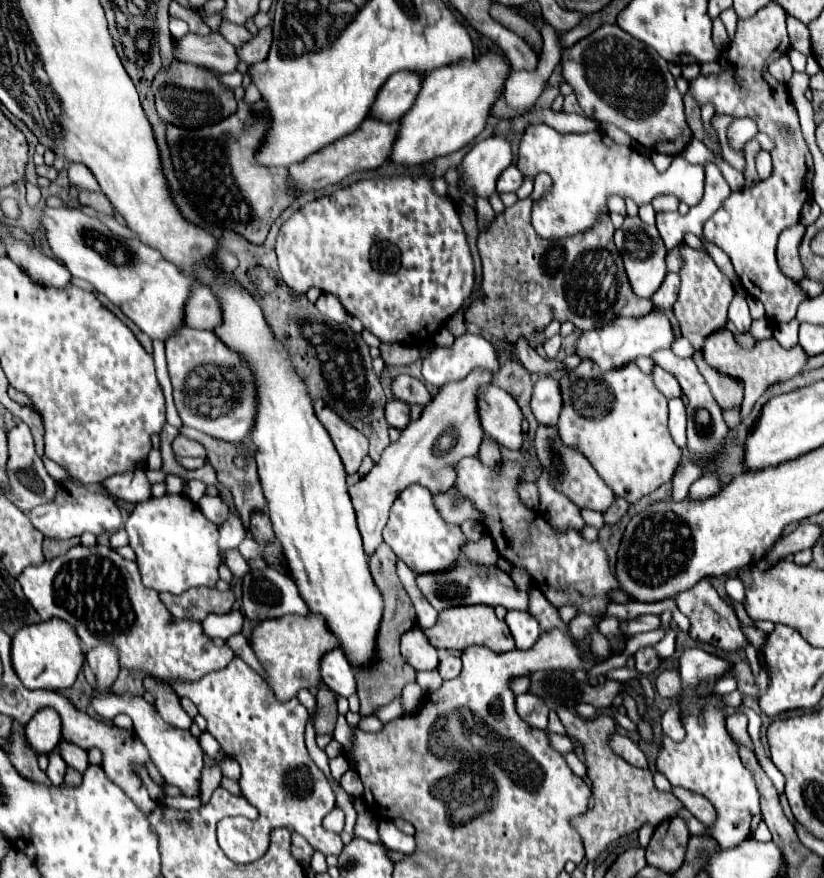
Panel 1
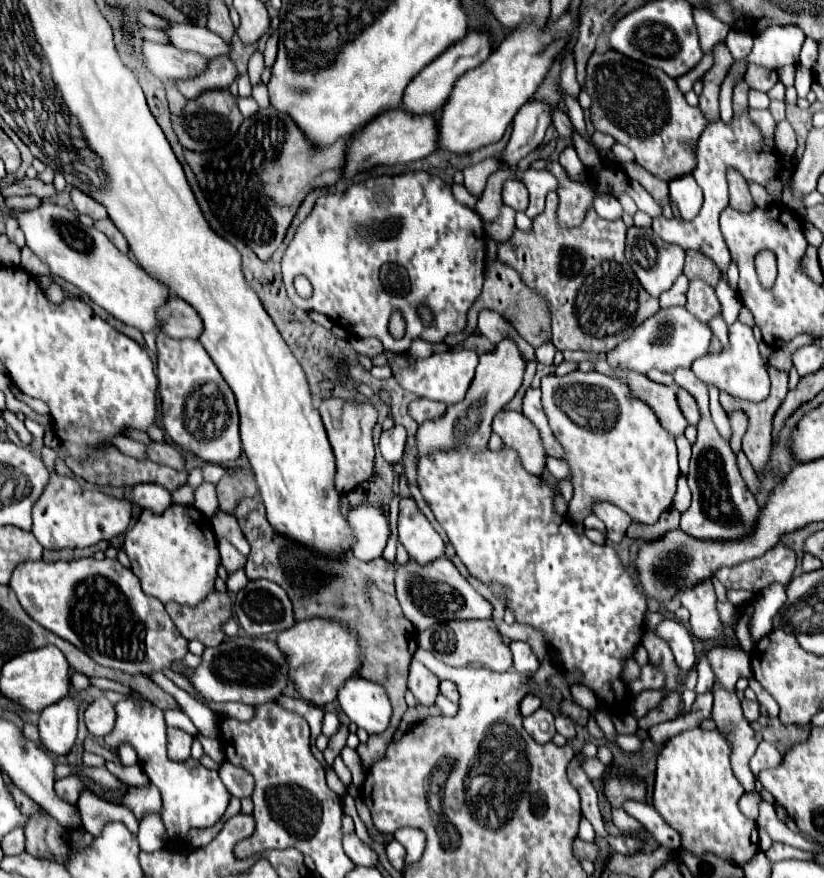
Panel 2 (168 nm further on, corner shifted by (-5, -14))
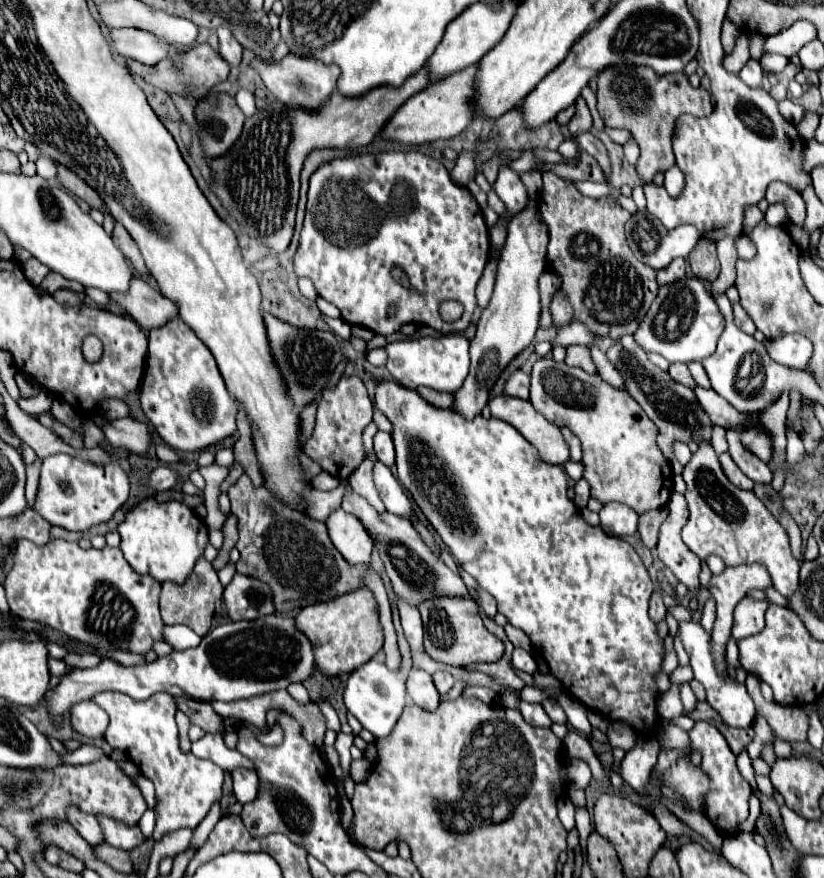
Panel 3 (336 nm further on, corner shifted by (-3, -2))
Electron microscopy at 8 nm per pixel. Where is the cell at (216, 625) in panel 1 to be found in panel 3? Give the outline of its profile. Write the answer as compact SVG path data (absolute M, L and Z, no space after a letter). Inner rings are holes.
M165 626L163 628L163 640L173 650L187 650L187 648L195 648L201 638L187 626Z

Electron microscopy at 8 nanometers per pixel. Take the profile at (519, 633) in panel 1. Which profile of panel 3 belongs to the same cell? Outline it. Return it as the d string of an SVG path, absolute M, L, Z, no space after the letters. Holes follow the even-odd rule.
M515 648L515 650L513 650L511 662L513 662L513 666L515 666L517 670L523 670L523 672L527 672L527 674L535 674L535 672L537 672L537 664L535 664L535 660L531 658L531 654L525 652L525 650L521 650L521 648Z

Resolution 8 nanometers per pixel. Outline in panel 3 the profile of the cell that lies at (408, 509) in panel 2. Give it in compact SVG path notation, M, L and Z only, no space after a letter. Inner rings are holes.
M381 462L373 464L373 482L381 502L389 512L395 512L397 516L403 516L403 518L413 516L413 508L403 486L397 482L397 478L391 474L391 470L385 464Z

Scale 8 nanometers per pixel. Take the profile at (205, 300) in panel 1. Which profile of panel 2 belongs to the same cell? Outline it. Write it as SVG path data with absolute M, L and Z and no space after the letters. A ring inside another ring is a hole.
M181 298L169 300L169 304L165 304L165 312L161 312L161 316L165 316L163 332L167 336L199 338L203 332L201 316L197 314L197 310L193 310L193 306L189 306L189 302L185 302Z

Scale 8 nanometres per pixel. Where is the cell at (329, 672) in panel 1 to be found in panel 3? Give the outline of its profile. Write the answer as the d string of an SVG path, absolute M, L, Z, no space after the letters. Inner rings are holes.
M397 605L392 606L392 618L397 634L399 651L404 653L401 670L395 672L395 670L389 670L389 668L387 668L385 664L381 664L381 662L369 660L367 664L363 664L363 666L359 666L357 670L351 672L351 676L349 676L349 680L347 680L347 686L345 686L345 694L343 694L347 710L361 722L361 726L363 726L365 730L369 730L369 732L375 736L375 740L389 736L391 730L395 728L395 724L397 724L397 720L399 720L399 716L401 716L401 712L403 712L405 700L407 700L405 680L407 680L413 664L410 646L401 627Z

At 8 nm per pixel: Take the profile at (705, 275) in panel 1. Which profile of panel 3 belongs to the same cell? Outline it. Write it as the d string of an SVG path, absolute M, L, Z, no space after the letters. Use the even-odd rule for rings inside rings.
M715 428L715 436L713 436L713 450L717 456L721 456L723 452L727 452L727 438L725 438L725 430L723 428Z

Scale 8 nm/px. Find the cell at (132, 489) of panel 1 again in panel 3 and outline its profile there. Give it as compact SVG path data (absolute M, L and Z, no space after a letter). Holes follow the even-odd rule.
M159 466L153 470L149 486L155 490L171 490L177 486L177 482L179 482L179 474L175 470L171 470L167 466Z

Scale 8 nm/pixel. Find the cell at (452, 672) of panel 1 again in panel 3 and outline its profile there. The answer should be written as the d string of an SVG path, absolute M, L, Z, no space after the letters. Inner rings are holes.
M435 672L433 682L435 682L435 688L437 688L439 694L447 694L455 680L453 680L453 676L449 672Z

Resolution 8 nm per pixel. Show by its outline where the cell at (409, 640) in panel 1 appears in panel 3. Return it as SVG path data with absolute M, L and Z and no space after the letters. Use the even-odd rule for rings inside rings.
M411 668L409 678L407 678L407 694L409 698L423 710L433 712L439 706L439 692L431 680L431 674L419 670L419 668Z

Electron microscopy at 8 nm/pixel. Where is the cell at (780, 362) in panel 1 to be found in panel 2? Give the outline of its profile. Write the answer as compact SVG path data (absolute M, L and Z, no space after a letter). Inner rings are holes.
M767 366L767 368L771 378L771 392L763 402L757 404L751 400L735 398L727 392L721 392L721 404L727 412L745 410L749 414L749 428L743 436L743 450L755 470L761 470L767 464L771 432L773 432L773 416L789 390L789 374L785 370L777 370L775 366Z

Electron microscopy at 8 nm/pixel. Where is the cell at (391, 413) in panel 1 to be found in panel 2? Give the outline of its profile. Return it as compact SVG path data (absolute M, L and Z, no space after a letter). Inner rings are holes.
M395 424L395 426L389 428L389 430L383 430L379 448L381 448L381 454L383 454L383 458L385 458L387 462L395 464L395 462L401 460L403 446L405 446L405 438L407 438L407 432L405 432L405 428L399 426L399 424Z

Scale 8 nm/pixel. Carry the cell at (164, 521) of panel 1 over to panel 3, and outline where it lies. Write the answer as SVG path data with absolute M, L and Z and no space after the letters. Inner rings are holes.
M153 498L143 500L135 510L131 510L125 516L125 520L117 526L117 532L121 536L121 550L125 554L125 560L131 564L131 568L135 572L151 574L159 582L171 580L175 584L183 584L183 580L187 580L187 576L191 574L191 568L195 566L195 560L199 556L203 556L205 544L209 542L205 522L183 502L175 502L175 500L171 500L171 502L157 502Z

